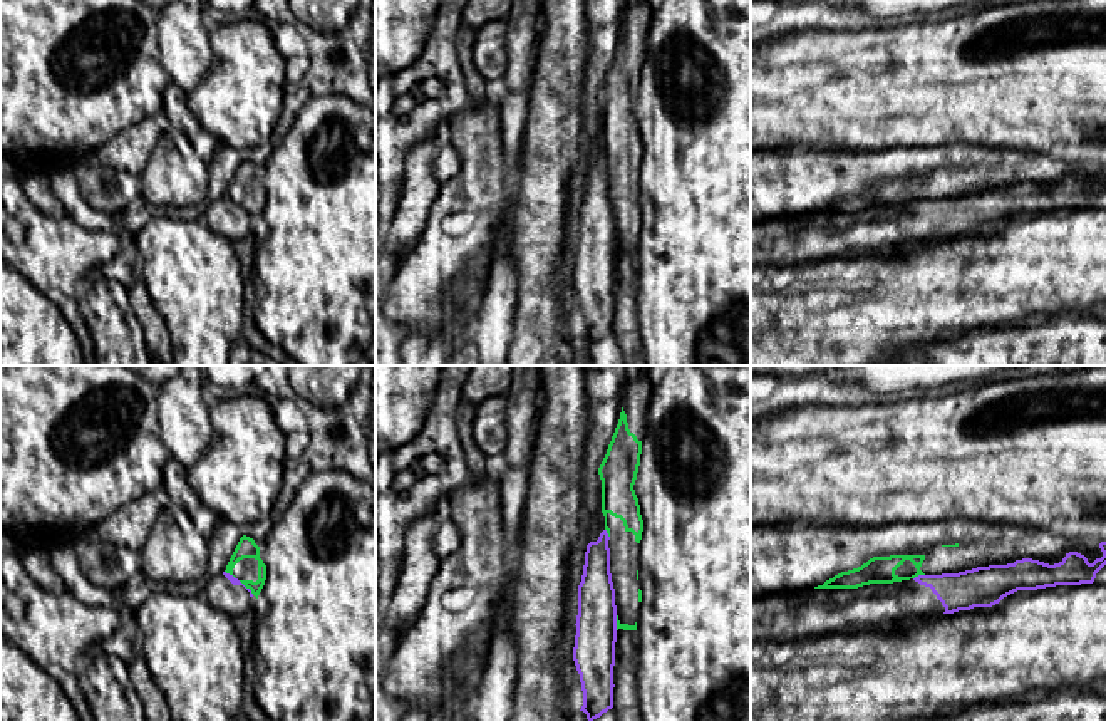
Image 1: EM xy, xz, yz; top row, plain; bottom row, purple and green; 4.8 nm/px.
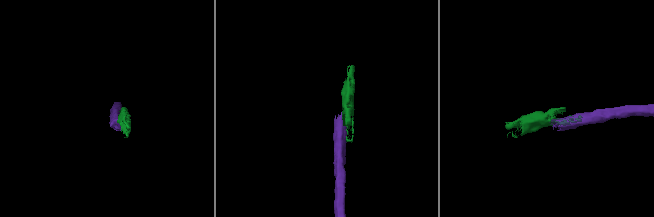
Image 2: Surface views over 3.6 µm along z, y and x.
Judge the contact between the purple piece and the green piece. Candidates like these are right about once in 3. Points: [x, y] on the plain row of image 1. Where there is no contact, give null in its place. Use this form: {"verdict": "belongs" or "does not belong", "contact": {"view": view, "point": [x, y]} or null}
{"verdict": "does not belong", "contact": {"view": "yz", "point": [919, 200]}}

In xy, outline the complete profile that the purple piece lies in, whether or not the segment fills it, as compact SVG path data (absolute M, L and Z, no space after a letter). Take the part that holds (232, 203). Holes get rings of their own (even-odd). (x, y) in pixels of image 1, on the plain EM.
M223 196L208 203L203 221L218 235L236 241L253 231L258 231L258 223L238 203Z

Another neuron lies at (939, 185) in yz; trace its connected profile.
M1002 149L969 169L938 169L927 179L873 181L858 193L841 196L814 213L858 213L870 208L893 208L918 200L959 198L977 191L1007 189L1032 183L1049 189L1078 176L1093 188L1103 181L1098 166L1056 159L1049 154Z

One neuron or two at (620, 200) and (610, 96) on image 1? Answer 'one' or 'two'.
one

